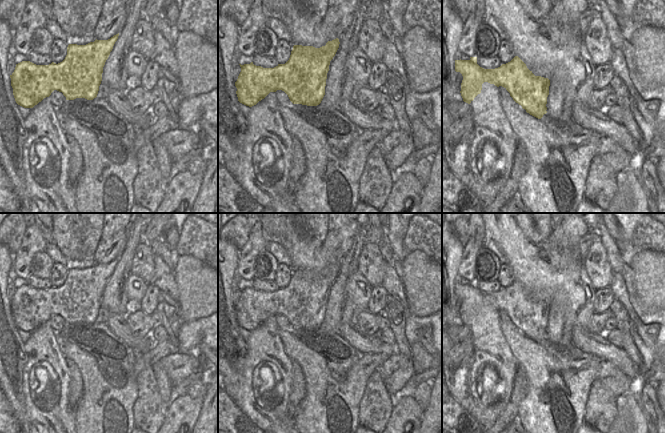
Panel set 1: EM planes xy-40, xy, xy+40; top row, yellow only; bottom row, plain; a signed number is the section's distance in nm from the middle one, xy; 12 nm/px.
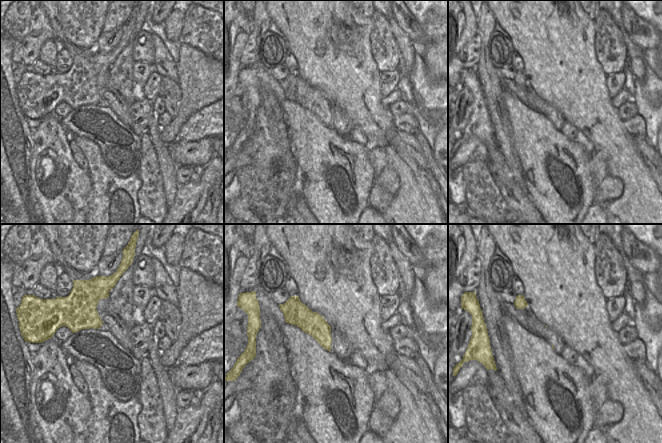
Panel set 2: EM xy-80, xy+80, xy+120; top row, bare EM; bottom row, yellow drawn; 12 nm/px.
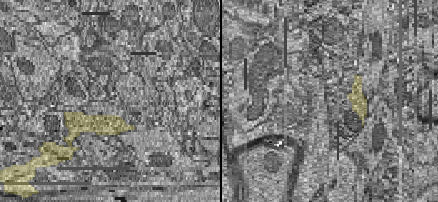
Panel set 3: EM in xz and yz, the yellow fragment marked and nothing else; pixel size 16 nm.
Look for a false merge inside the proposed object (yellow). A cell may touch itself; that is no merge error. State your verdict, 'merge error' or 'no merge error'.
merge error

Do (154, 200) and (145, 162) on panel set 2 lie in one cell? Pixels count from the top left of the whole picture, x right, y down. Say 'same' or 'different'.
same

